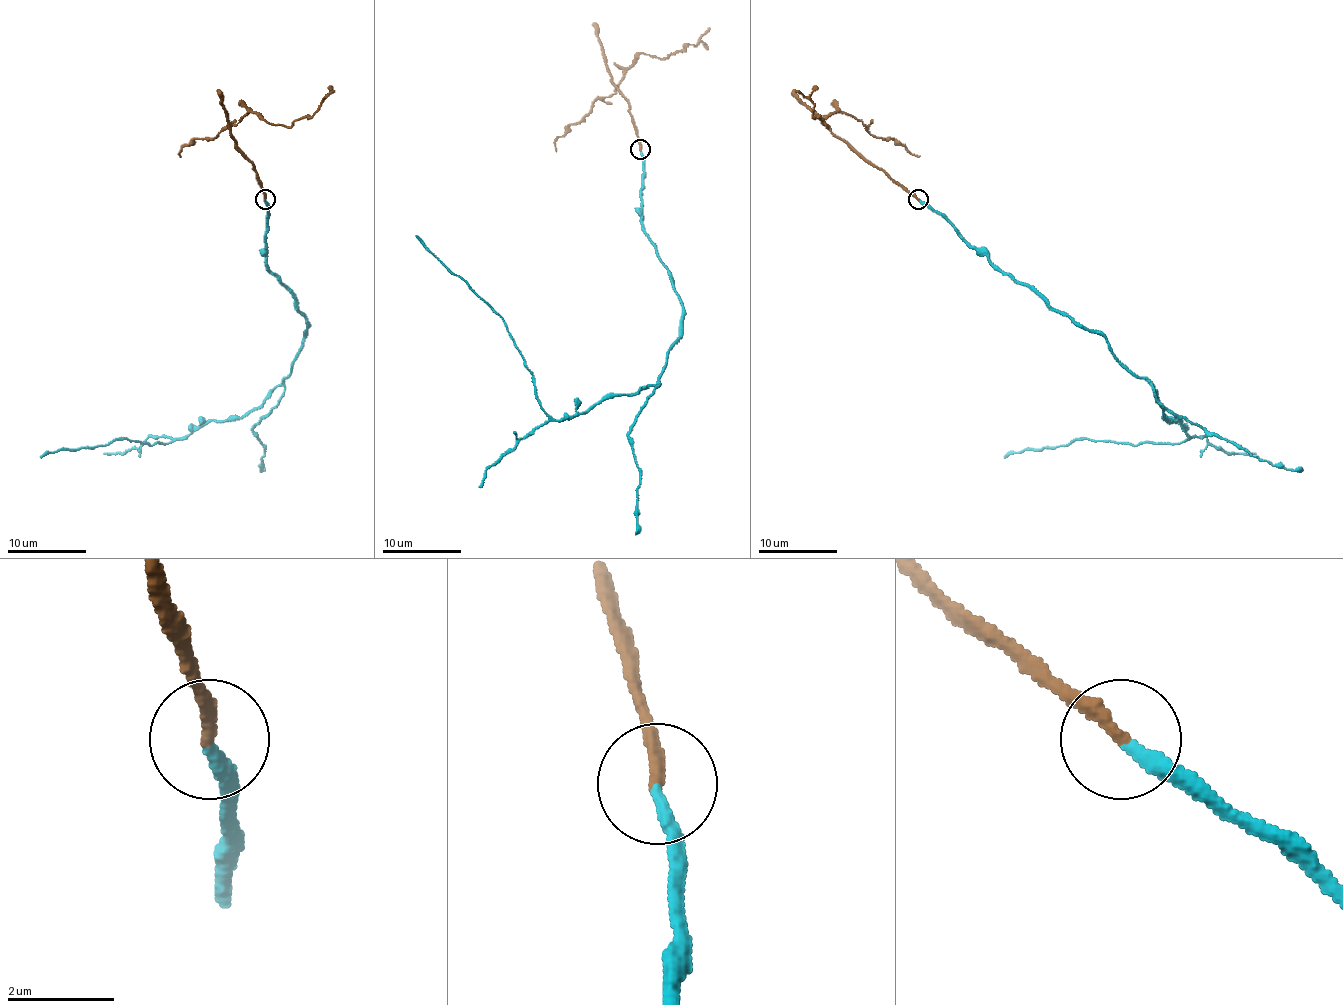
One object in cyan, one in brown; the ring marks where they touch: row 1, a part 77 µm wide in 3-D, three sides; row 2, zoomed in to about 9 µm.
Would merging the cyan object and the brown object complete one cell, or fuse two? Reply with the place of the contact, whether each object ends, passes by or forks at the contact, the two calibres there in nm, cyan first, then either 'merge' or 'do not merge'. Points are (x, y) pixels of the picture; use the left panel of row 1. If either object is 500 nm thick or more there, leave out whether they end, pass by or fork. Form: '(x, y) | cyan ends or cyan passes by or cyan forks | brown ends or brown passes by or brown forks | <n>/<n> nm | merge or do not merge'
(265, 199) | cyan ends | brown ends | 240/260 nm | do not merge

